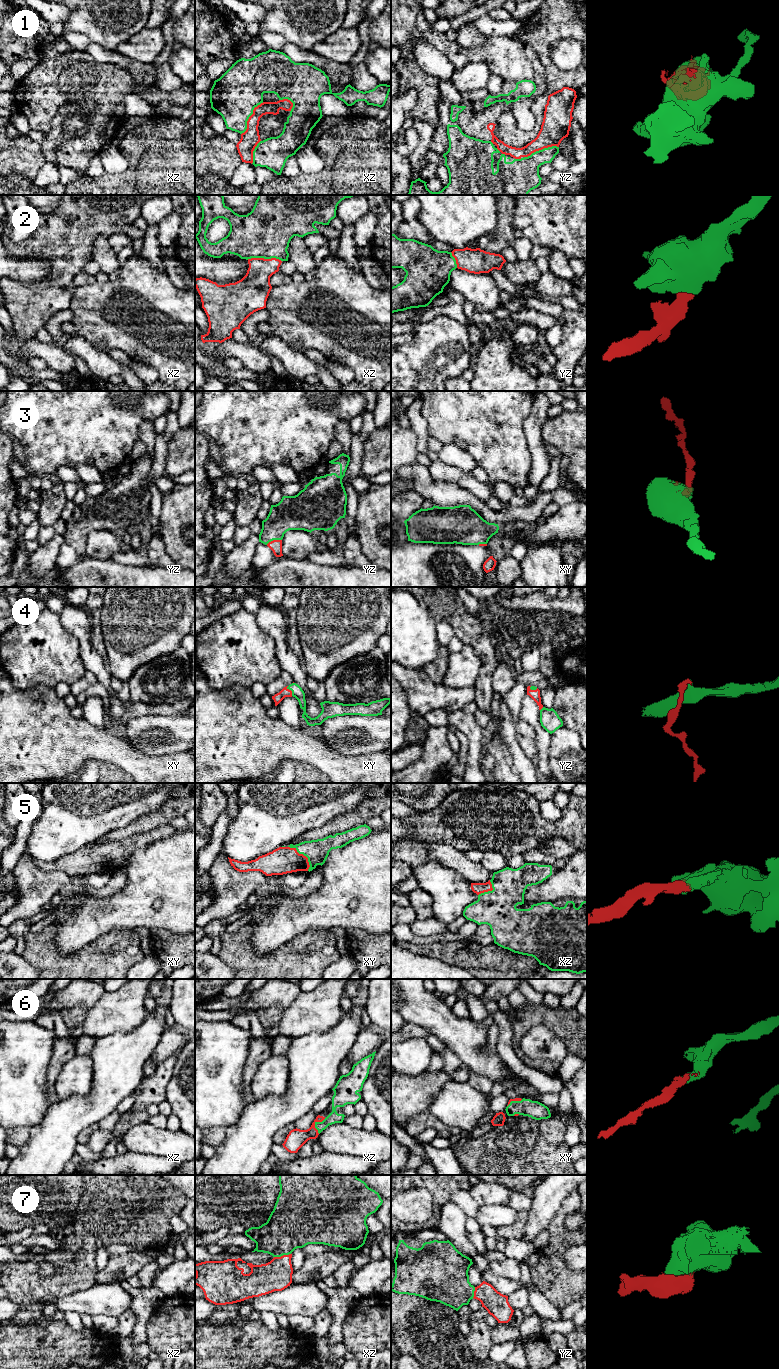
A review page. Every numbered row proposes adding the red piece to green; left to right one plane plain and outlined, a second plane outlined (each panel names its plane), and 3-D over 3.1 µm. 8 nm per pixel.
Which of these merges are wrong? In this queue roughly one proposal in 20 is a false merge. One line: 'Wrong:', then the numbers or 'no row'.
Wrong: 1

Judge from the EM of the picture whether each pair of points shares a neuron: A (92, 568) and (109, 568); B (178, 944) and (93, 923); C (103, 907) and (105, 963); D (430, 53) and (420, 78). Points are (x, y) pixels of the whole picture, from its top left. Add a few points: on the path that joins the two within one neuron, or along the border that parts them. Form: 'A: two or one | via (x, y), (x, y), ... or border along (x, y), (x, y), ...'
A: one | via (96, 568), (105, 568)
B: two | border along (150, 929), (163, 928), (173, 933)
C: two | border along (127, 929), (111, 930), (100, 935), (84, 947)
D: two | border along (414, 58), (425, 72), (440, 80)

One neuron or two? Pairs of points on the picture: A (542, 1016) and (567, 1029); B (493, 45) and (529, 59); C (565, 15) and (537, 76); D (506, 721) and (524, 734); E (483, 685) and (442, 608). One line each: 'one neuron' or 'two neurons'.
A: one neuron
B: one neuron
C: two neurons
D: two neurons
E: one neuron

